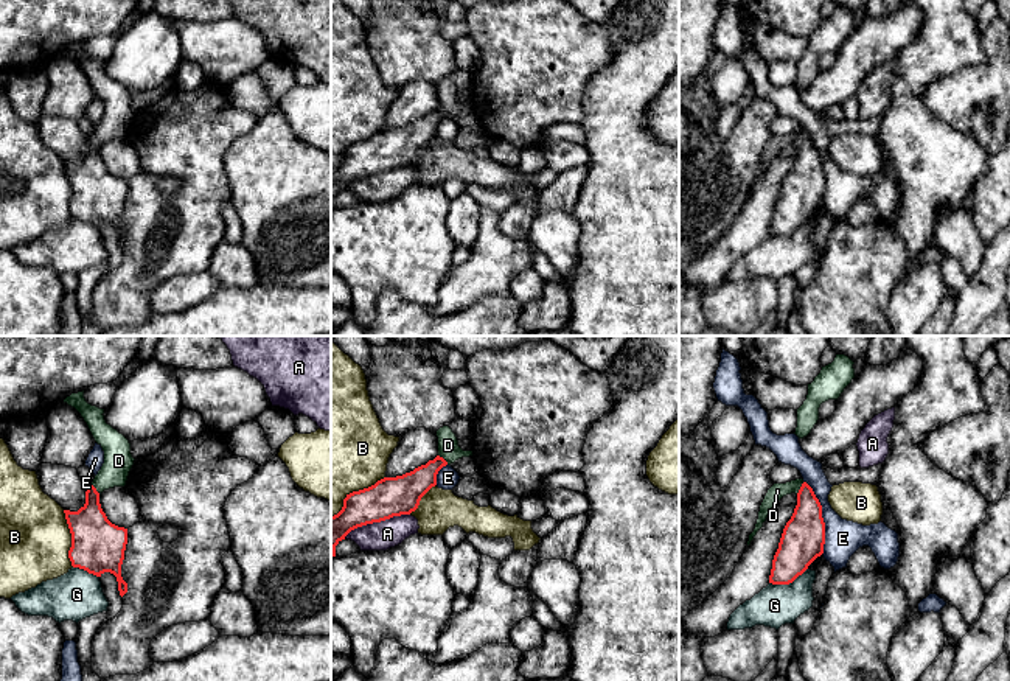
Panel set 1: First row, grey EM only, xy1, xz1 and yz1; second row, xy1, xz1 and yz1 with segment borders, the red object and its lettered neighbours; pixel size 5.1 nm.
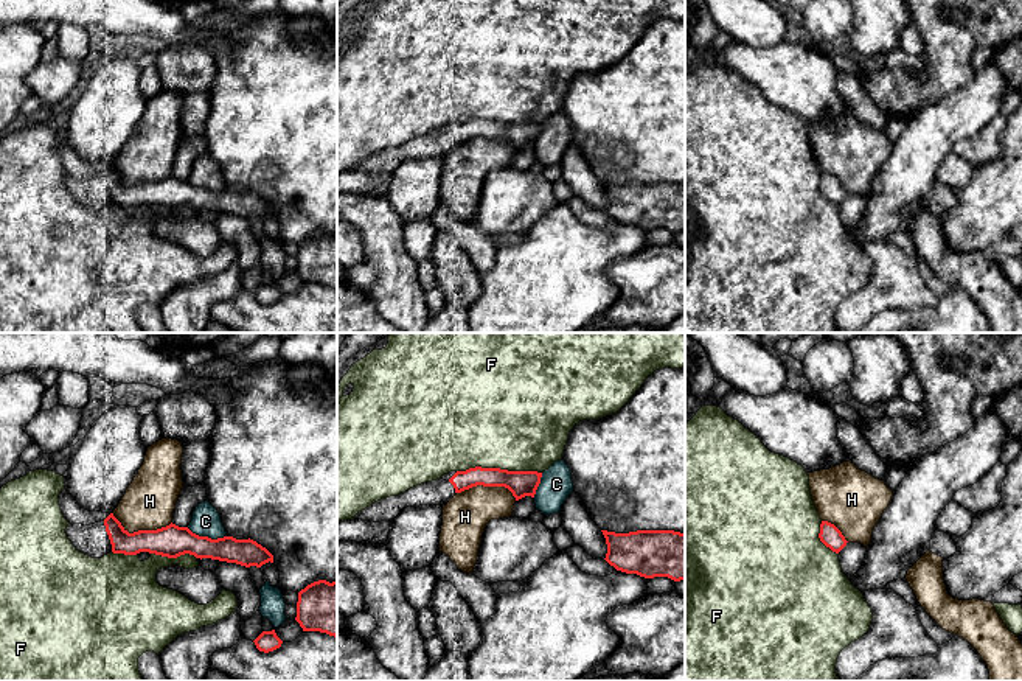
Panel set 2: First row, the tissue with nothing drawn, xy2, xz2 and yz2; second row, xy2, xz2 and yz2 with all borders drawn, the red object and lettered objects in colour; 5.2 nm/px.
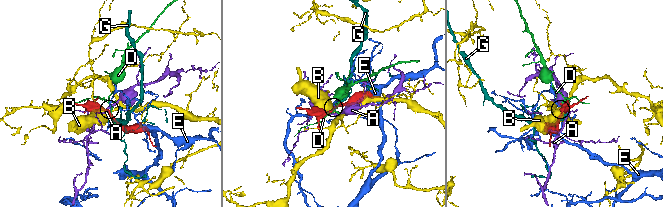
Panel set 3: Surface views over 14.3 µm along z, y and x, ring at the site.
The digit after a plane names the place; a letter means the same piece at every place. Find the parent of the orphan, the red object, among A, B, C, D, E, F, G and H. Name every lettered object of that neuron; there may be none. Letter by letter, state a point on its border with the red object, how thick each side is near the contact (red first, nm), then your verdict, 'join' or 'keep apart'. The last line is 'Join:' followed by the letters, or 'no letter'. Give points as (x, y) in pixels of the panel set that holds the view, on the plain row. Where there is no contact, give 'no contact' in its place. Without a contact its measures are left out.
A: meets red in xz1 at (376, 173); 200 nm thick on the red side, 150 nm on the other; keep apart
B: meets red in xy1 at (72, 190); 280 nm thick on the red side, 360 nm on the other; keep apart
C: meets red in xy2 at (207, 188); 170 nm thick on the red side, 150 nm on the other; keep apart
D: meets red in yz1 at (801, 140); 220 nm thick on the red side, 80 nm on the other; keep apart
E: meets red in yz1 at (822, 170); 220 nm thick on the red side, 190 nm on the other; keep apart
F: meets red in xz2 at (499, 120); 140 nm thick on the red side, 500 nm on the other; keep apart
G: meets red in yz1 at (788, 235); 220 nm thick on the red side, 220 nm on the other; keep apart
H: meets red in xy2 at (142, 182); 170 nm thick on the red side, 260 nm on the other; keep apart
Join: no letter

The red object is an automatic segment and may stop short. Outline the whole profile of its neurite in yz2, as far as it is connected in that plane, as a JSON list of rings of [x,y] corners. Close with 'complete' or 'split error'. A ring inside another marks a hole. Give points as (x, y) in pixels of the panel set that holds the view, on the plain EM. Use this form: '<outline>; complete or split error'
[[[822,173],[819,190],[826,199],[829,199],[836,205],[839,205],[848,194],[842,183],[828,173]]]; complete

